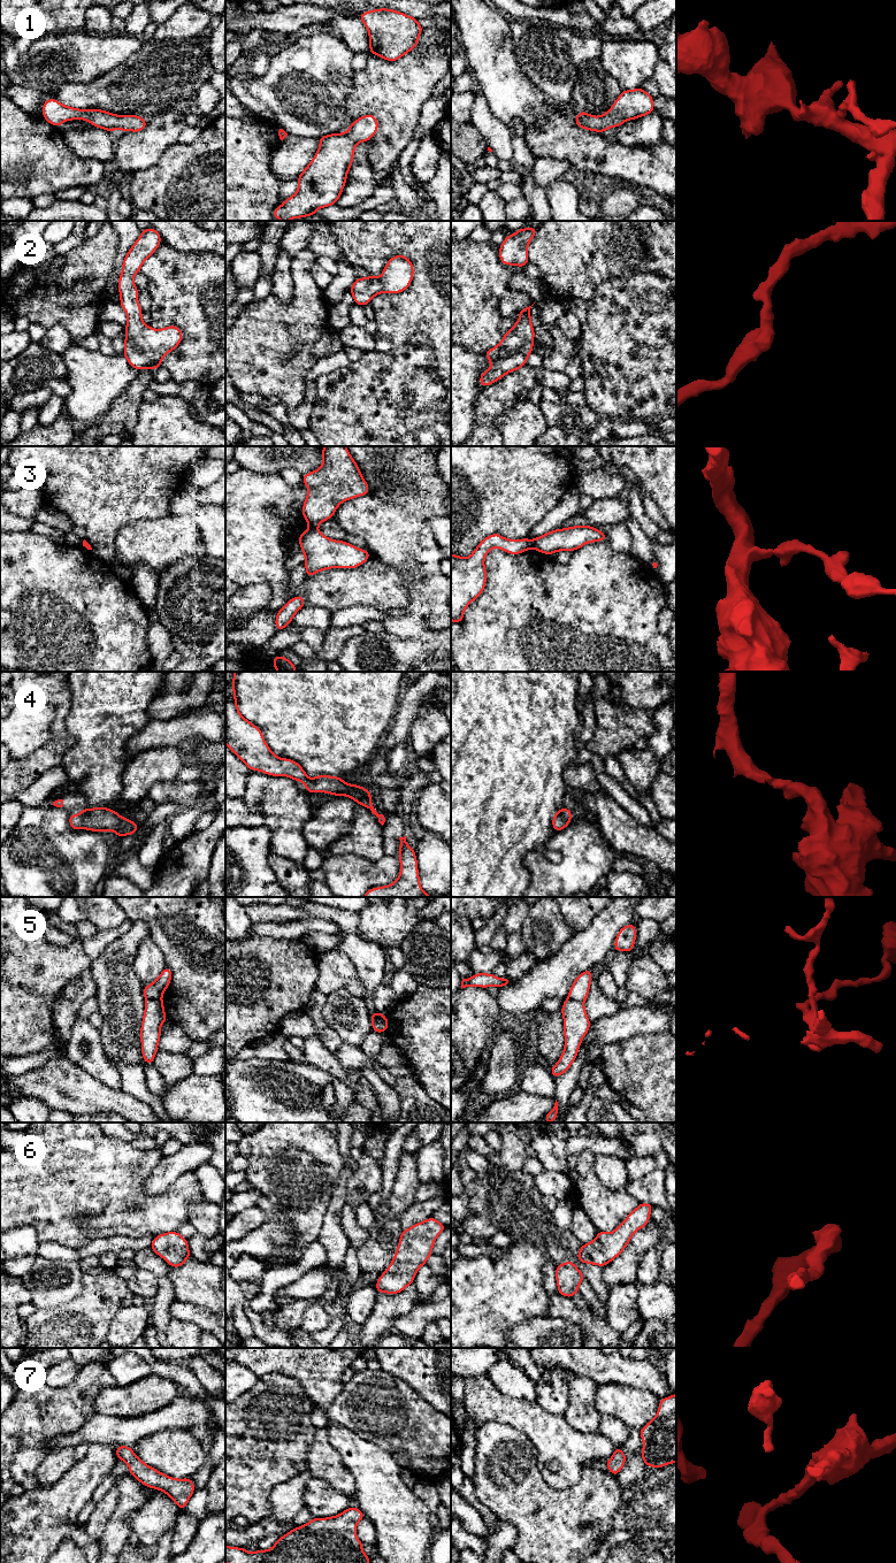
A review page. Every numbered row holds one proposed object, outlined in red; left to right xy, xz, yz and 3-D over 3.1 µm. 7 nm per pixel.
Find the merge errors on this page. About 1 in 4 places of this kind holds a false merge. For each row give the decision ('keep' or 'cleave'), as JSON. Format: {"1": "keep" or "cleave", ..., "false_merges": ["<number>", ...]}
{"1": "keep", "2": "keep", "3": "cleave", "4": "keep", "5": "cleave", "6": "keep", "7": "keep", "false_merges": ["3", "5"]}

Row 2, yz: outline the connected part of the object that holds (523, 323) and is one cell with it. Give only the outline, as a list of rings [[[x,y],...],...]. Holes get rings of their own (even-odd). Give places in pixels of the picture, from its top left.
[[[531,306],[518,311],[516,313],[521,316],[512,329],[504,334],[497,346],[483,353],[489,359],[491,368],[480,375],[481,386],[485,388],[496,383],[507,373],[518,370],[527,363],[533,352],[535,337],[530,316]]]

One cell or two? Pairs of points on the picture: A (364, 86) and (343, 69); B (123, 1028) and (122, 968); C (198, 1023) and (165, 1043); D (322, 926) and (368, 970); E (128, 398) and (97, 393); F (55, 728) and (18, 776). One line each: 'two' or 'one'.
A: two
B: one
C: two
D: two
E: two
F: one

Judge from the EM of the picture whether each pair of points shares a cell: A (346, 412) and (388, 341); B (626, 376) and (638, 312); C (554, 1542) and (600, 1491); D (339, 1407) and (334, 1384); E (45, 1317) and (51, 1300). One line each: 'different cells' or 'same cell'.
A: different cells
B: same cell
C: same cell
D: different cells
E: different cells

